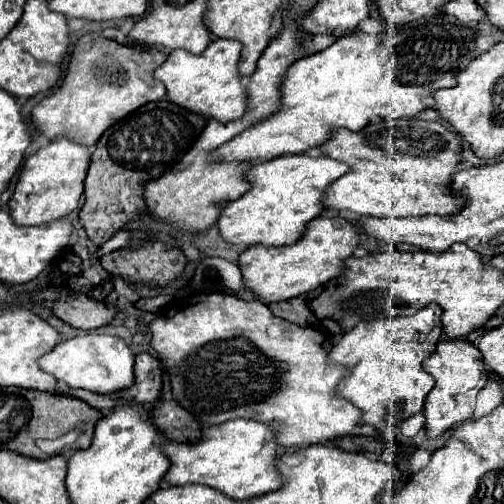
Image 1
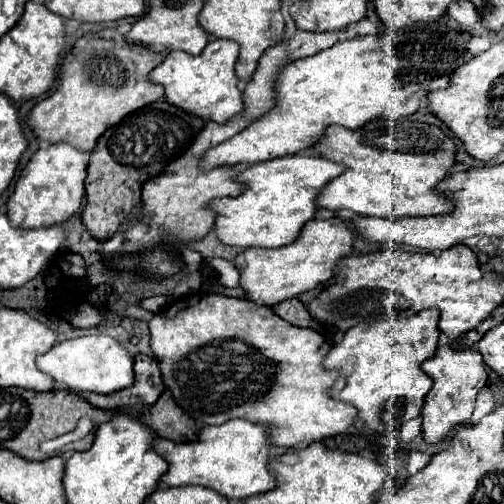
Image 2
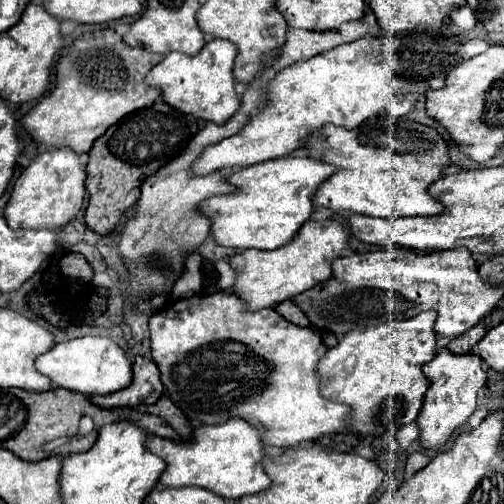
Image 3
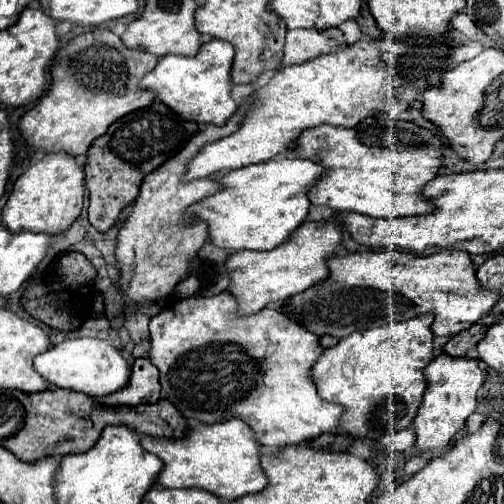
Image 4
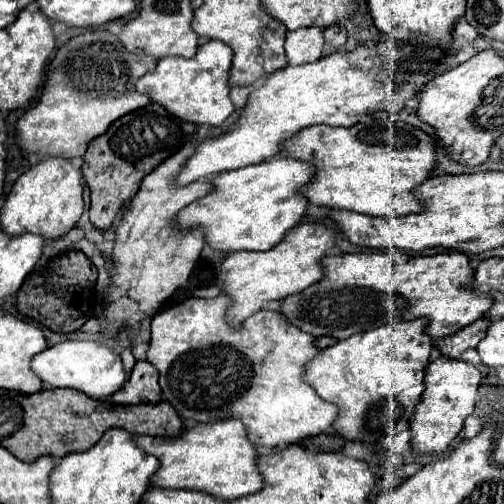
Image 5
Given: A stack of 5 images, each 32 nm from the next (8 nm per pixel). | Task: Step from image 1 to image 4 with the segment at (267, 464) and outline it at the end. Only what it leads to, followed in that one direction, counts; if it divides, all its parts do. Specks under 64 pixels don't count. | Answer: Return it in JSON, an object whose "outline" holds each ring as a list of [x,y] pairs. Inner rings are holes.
{"outline":[[[232,418],[220,424],[198,424],[188,432],[188,438],[180,440],[144,436],[142,446],[164,462],[164,468],[156,480],[164,488],[194,486],[208,490],[222,500],[238,500],[246,494],[256,494],[268,486],[268,478],[260,466],[260,444],[252,428],[240,418]]]}

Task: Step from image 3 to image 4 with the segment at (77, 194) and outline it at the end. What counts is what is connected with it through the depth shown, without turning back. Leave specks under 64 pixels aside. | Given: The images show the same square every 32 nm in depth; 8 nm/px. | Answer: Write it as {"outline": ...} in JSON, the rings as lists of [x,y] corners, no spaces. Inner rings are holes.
{"outline":[[[68,152],[44,154],[34,162],[16,182],[10,198],[2,210],[2,220],[12,232],[32,230],[32,232],[64,232],[82,212],[84,204],[84,170],[78,166],[76,156]]]}

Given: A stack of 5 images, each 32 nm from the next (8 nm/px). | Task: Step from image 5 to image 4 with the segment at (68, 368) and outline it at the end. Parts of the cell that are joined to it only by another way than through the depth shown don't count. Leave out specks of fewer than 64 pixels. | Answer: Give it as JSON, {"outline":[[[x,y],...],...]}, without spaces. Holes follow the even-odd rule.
{"outline":[[[76,338],[64,340],[52,346],[48,352],[36,356],[36,372],[40,372],[52,386],[84,392],[92,398],[108,396],[122,390],[130,382],[130,366],[122,356],[122,350],[114,348],[108,340],[102,338]]]}

